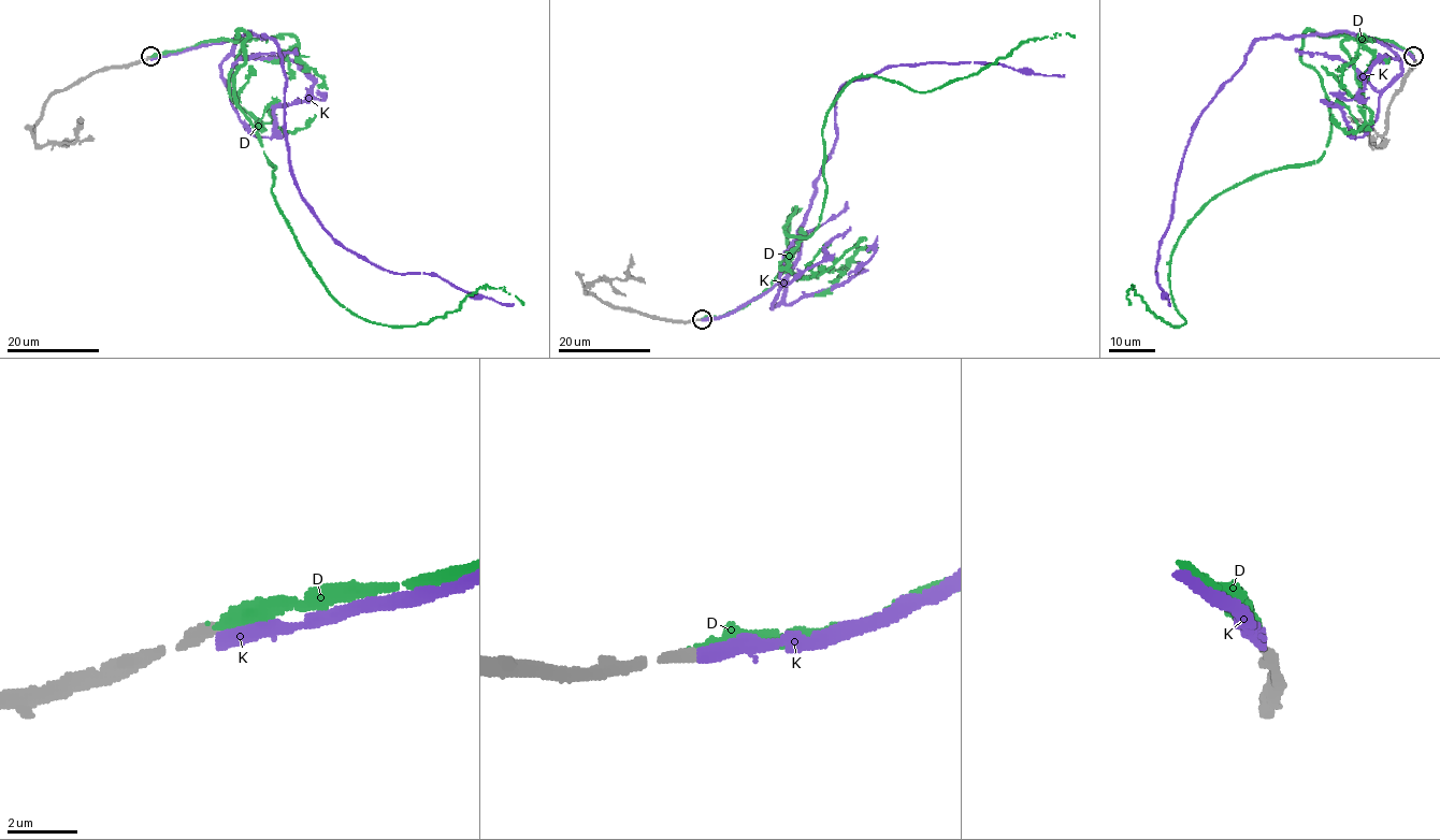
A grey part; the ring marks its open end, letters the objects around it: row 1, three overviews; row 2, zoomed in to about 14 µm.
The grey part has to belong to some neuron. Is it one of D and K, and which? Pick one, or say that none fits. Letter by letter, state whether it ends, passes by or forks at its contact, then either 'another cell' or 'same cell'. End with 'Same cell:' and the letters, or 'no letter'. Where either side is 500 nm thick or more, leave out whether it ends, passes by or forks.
D: it ends there; same cell
K: it ends there; another cell
Same cell: D

